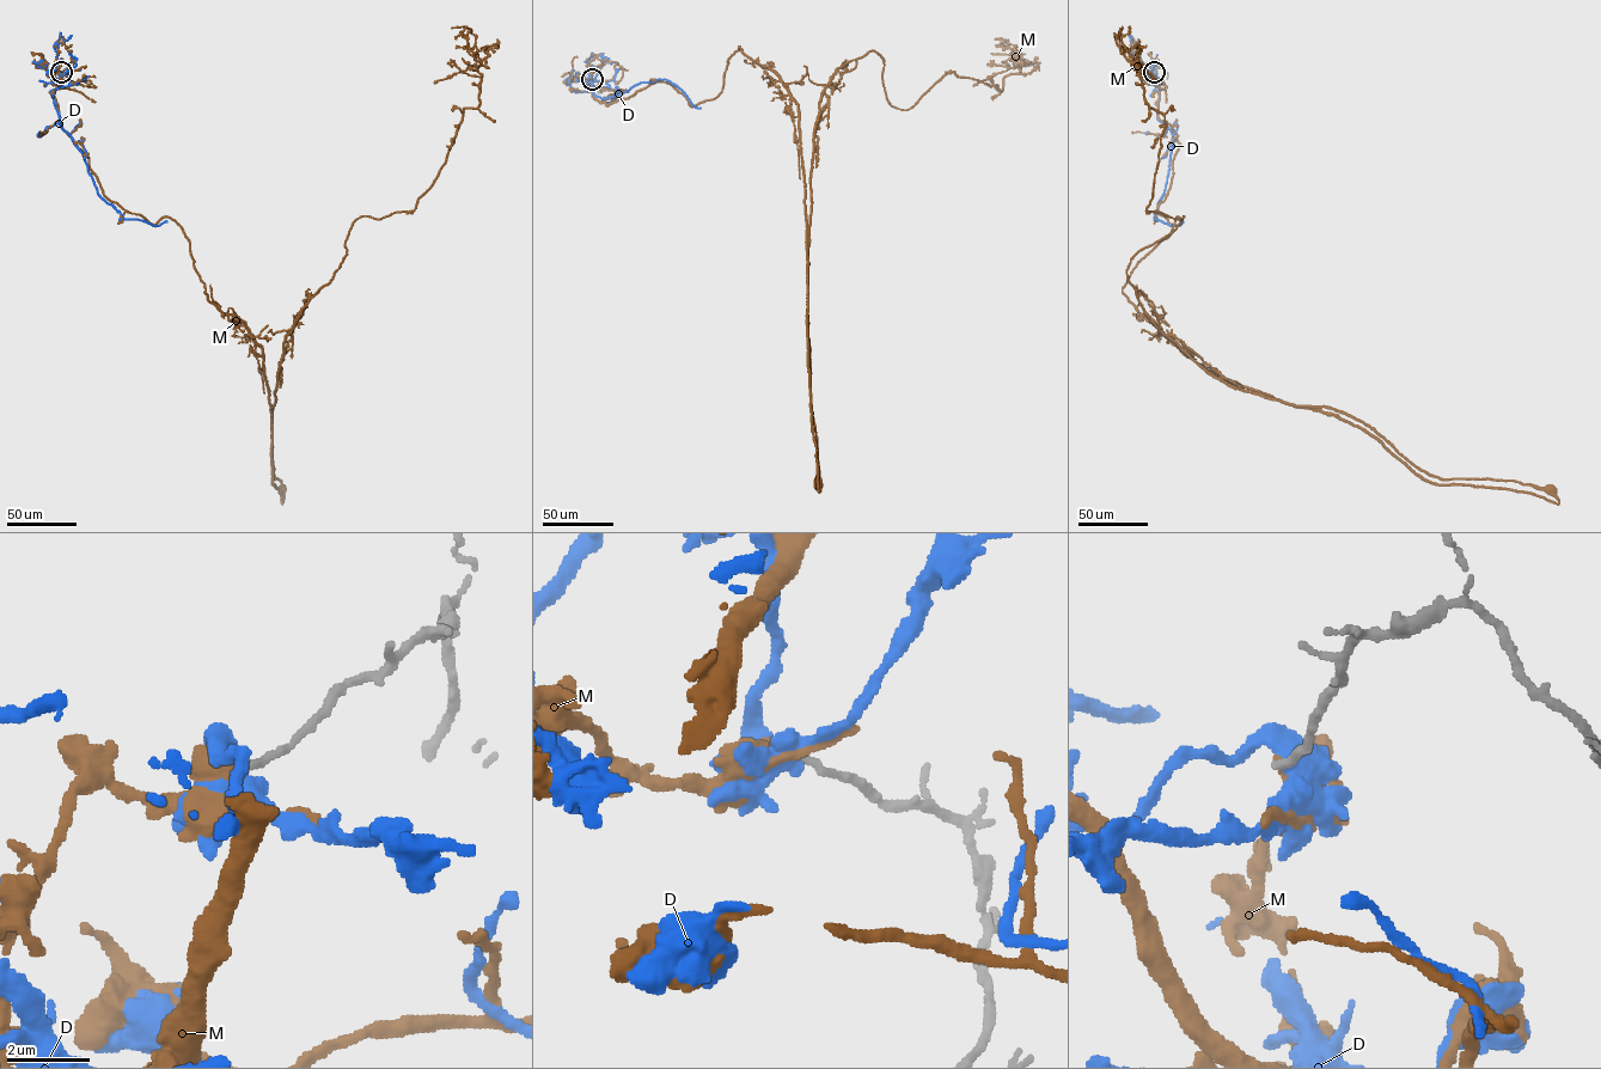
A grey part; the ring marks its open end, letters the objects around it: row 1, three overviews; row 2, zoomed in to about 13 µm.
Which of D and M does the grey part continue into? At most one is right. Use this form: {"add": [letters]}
{"add": []}

